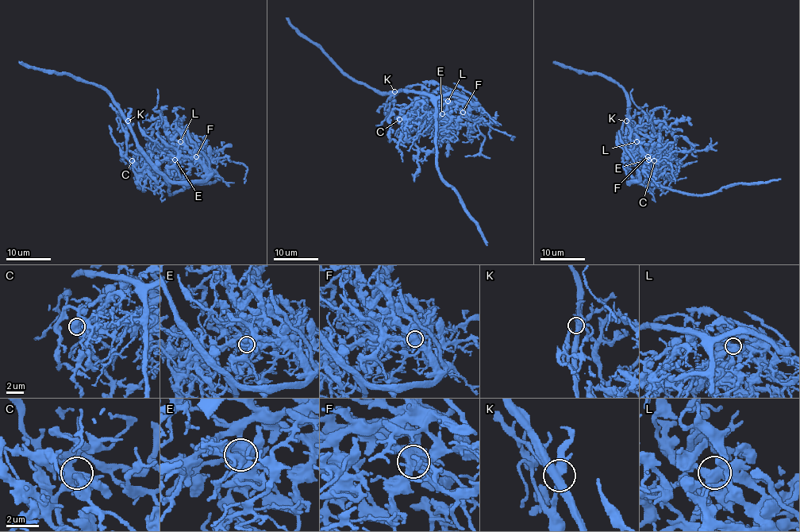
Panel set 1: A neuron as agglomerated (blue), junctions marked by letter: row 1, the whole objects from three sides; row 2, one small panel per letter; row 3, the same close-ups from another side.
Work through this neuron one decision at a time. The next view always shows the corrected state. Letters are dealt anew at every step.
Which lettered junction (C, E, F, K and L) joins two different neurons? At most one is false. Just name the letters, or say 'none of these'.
none of these

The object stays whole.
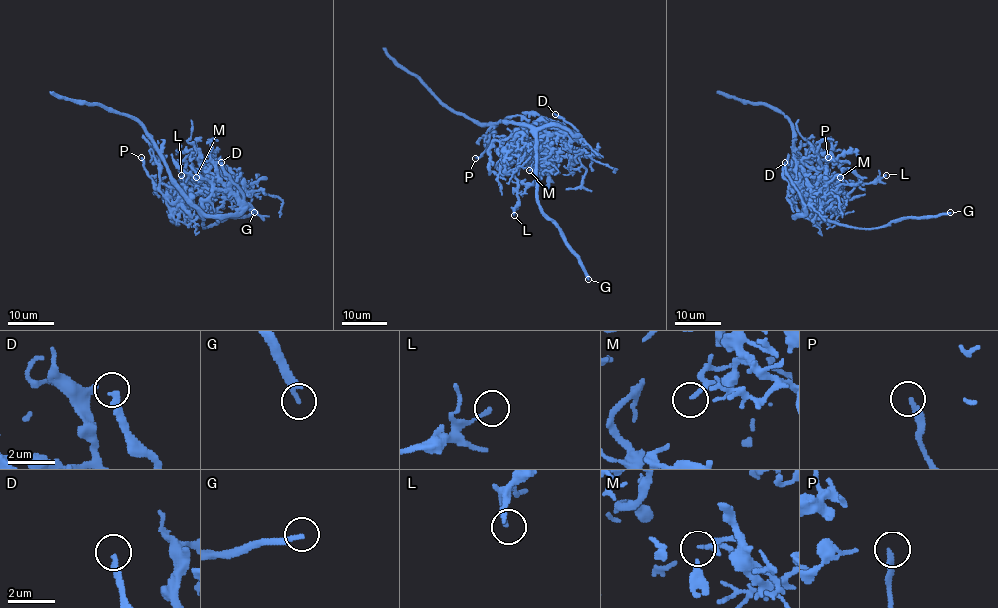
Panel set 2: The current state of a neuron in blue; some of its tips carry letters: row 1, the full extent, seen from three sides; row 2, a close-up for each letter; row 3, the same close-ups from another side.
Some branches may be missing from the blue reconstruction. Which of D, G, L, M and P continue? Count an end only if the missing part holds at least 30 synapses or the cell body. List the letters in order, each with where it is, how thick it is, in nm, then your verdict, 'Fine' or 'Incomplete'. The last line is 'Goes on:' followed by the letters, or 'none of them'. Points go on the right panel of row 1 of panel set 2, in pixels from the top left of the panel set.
D: Place: (784, 162). Thickness 240 nm. Incomplete
G: Place: (950, 212). Thickness 220 nm. Incomplete
L: Place: (886, 175). Thickness 150 nm. Fine
M: Place: (840, 177). Thickness 120 nm. Fine
P: Place: (828, 157). Thickness 240 nm. Fine
Goes on: D, G

